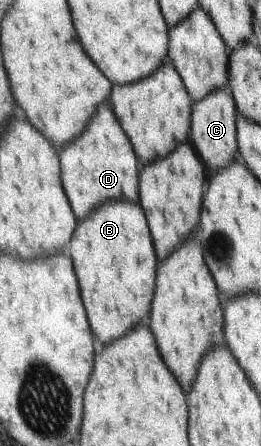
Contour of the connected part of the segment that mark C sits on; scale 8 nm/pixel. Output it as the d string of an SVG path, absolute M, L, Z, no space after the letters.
M218 89L203 101L194 102L191 143L202 158L209 173L225 169L238 156L237 108L228 89Z

